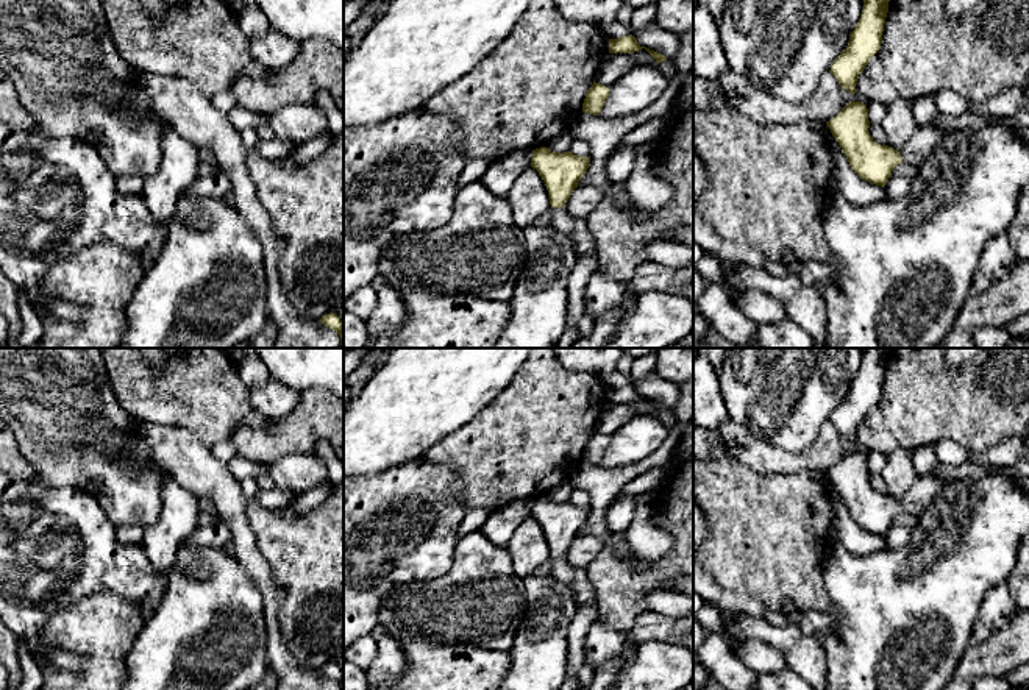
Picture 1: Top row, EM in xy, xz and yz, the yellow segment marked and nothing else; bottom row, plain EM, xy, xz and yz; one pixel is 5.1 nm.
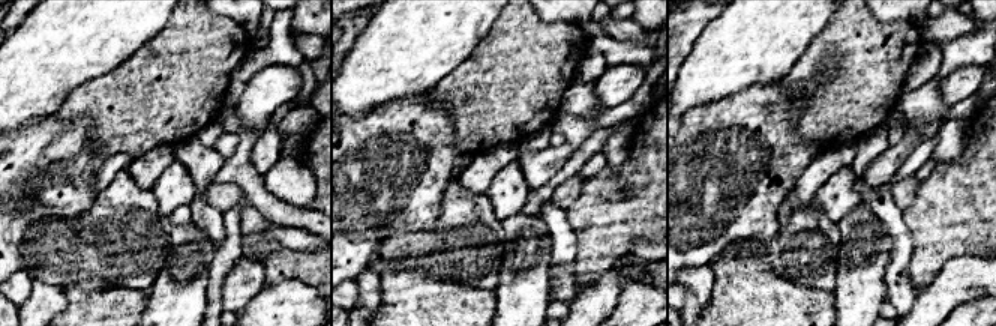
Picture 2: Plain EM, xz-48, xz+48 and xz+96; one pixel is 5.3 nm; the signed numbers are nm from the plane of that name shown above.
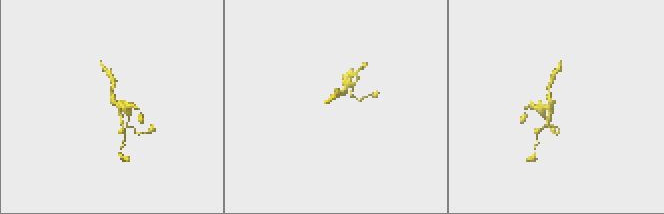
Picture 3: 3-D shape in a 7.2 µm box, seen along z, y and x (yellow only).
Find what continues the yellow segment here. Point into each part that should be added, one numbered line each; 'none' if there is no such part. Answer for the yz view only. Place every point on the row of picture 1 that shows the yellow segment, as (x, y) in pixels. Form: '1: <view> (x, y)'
1: yz (923, 141)

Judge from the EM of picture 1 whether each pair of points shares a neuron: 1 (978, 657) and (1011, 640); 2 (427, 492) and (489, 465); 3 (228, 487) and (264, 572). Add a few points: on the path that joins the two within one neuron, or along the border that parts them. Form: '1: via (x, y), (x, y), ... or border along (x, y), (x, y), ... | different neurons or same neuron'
1: via (986, 657), (993, 657), (1003, 648) | same neuron
2: border along (422, 459), (444, 464), (456, 475) | different neurons
3: via (231, 508), (242, 533), (245, 551) | same neuron

